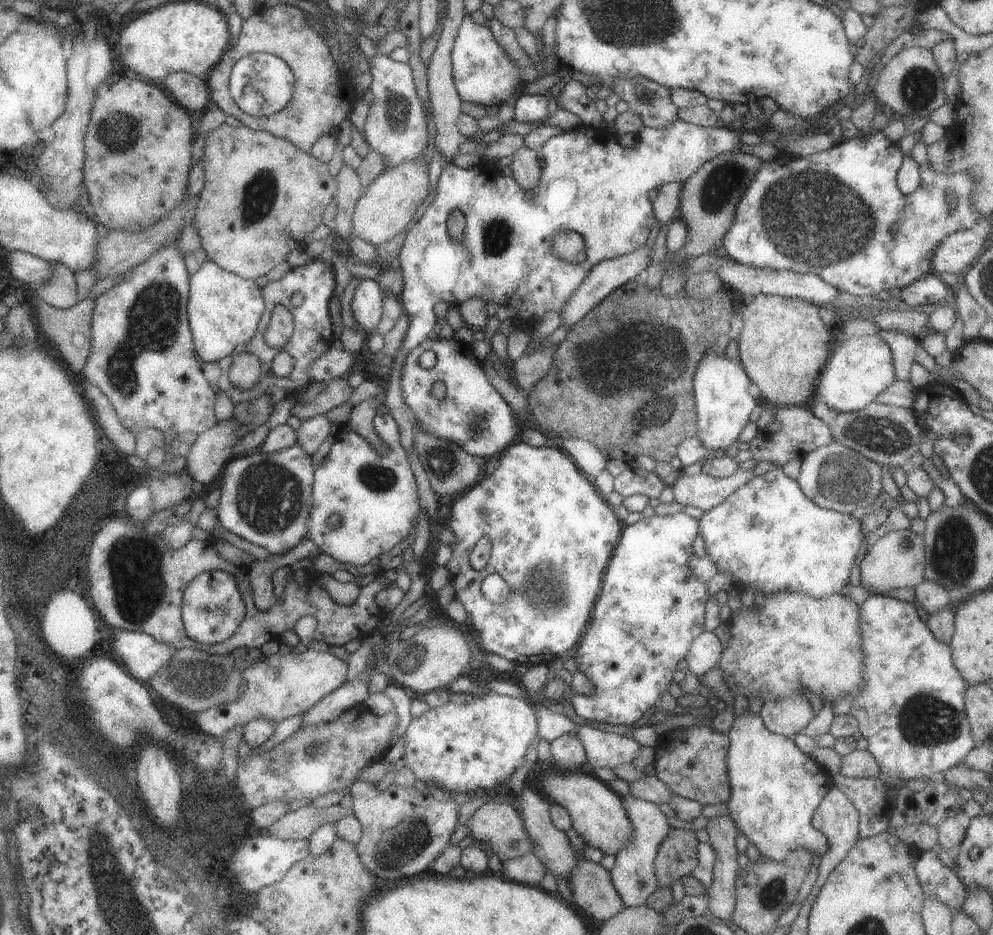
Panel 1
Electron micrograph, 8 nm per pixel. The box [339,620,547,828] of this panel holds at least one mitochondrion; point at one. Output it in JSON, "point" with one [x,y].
{"point":[413,655]}

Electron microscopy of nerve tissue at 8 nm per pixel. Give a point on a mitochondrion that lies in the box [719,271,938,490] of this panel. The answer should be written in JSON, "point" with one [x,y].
{"point":[873,435]}

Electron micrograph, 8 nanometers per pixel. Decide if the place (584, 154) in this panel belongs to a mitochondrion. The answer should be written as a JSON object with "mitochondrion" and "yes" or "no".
{"mitochondrion":"no"}

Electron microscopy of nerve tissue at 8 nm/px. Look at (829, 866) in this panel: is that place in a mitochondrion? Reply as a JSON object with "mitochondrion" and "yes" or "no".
{"mitochondrion":"no"}

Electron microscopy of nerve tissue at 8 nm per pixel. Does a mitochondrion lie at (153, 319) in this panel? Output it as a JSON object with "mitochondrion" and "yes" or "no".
{"mitochondrion":"yes"}

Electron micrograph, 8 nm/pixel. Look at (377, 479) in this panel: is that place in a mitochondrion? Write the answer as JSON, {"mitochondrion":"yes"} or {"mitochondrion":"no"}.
{"mitochondrion":"yes"}

